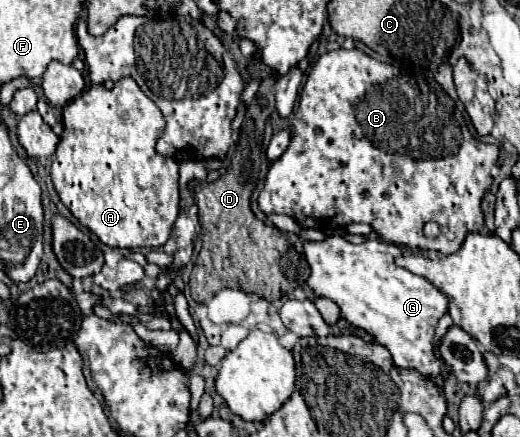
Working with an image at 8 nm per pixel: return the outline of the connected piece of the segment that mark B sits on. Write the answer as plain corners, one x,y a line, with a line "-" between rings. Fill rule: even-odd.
338,49
338,51
324,53
316,61
312,71
308,73
306,83
304,83
302,93
300,93
298,109
296,109
296,113
292,117
292,141
290,141
288,149
282,153
282,157
272,163
272,167
268,171
268,177
266,177
266,185
258,195
258,207
264,213
290,215
290,217
294,217
298,221
298,225
302,225
306,229
310,229
310,227
320,229
326,235
332,235
340,225
368,223
368,225
372,225
374,233
380,239
388,241
388,243
408,247
412,251
416,251
416,249
418,251
438,251
442,255
448,255
448,253
454,253
464,243
464,237
468,233
472,233
472,231
482,233
484,231
484,219
482,219
480,201
482,201
484,193
492,185
490,169
496,165
496,161
498,161
498,147
482,143
470,133
462,113
456,111
456,103
450,99
448,93
444,93
444,89
438,83
430,83
424,77
414,77
414,75
410,75
406,71
400,71
398,67
394,67
390,63
376,61
370,55
366,55
364,51
360,51
360,49
350,49
350,51
-
428,221
438,223
438,227
440,227
438,237
424,235
424,225

